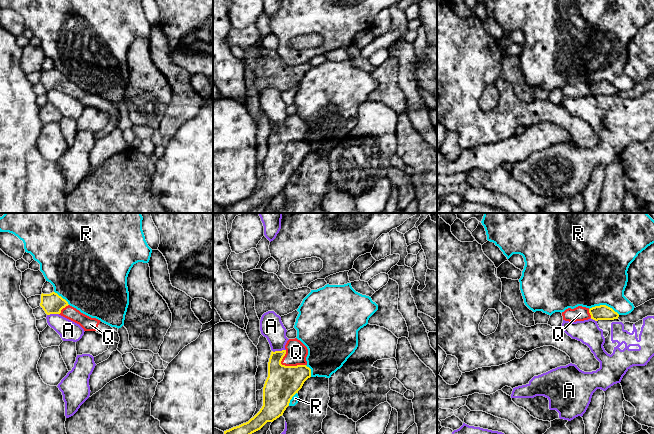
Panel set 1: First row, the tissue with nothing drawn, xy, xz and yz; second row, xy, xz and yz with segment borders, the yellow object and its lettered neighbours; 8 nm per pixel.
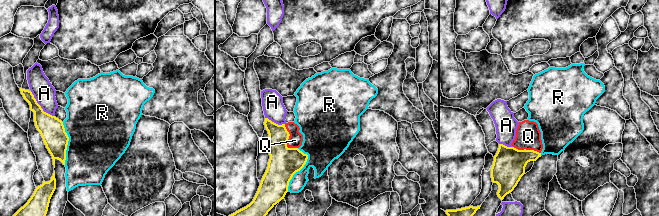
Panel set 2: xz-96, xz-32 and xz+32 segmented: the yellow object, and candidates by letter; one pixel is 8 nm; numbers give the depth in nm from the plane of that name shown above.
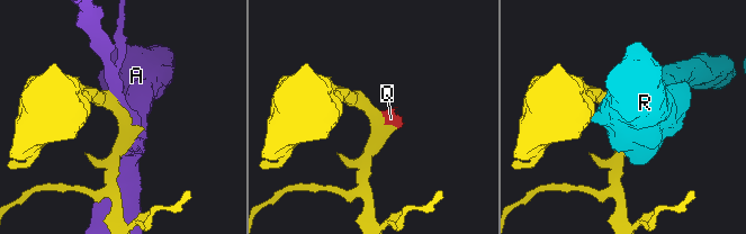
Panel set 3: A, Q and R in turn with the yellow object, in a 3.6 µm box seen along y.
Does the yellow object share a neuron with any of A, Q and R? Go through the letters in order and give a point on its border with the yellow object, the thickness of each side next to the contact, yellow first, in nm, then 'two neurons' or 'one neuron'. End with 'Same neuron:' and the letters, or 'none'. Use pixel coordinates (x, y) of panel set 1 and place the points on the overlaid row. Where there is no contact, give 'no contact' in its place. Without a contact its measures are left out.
A: xz (278, 351) | 260/190 nm | two neurons
Q: xz (292, 366) | 280/180 nm | one neuron
R: yz (604, 305) | 120/480 nm | two neurons
Same neuron: Q

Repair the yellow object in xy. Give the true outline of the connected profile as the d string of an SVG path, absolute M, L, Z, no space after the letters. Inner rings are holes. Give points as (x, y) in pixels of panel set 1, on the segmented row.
M57 293L41 294L40 306L47 315L59 314L77 324L79 324L84 331L96 331L99 334L107 336L111 342L119 343L120 337L111 326L101 322L96 318L91 318L81 313L76 308L70 306L68 302L59 296Z

